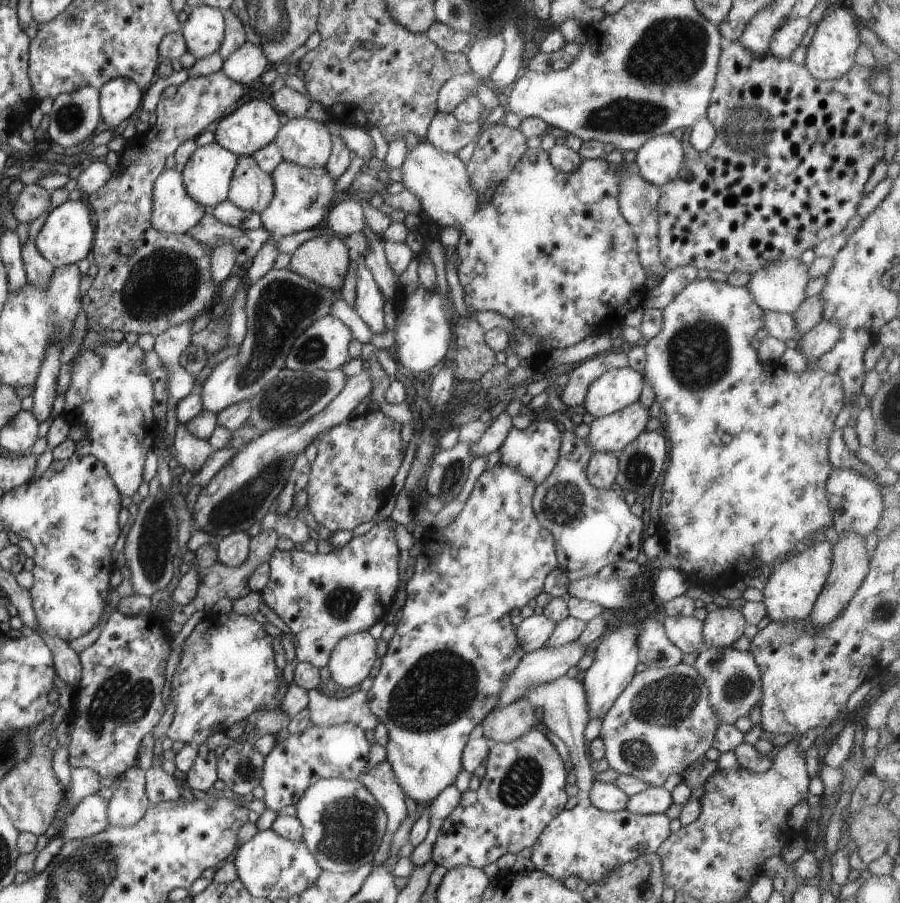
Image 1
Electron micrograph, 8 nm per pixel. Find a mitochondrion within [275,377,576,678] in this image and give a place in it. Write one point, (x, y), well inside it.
(342, 601)

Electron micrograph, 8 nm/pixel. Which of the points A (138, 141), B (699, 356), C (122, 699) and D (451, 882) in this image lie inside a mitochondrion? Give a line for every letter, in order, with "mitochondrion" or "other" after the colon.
A: other
B: mitochondrion
C: mitochondrion
D: other

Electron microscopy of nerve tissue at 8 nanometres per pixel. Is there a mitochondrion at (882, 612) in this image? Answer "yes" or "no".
yes

